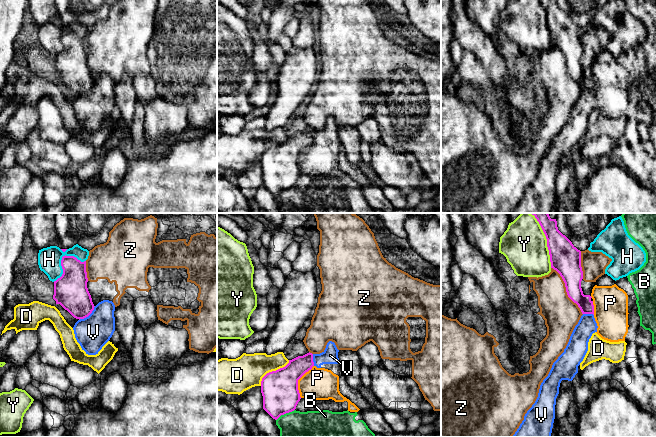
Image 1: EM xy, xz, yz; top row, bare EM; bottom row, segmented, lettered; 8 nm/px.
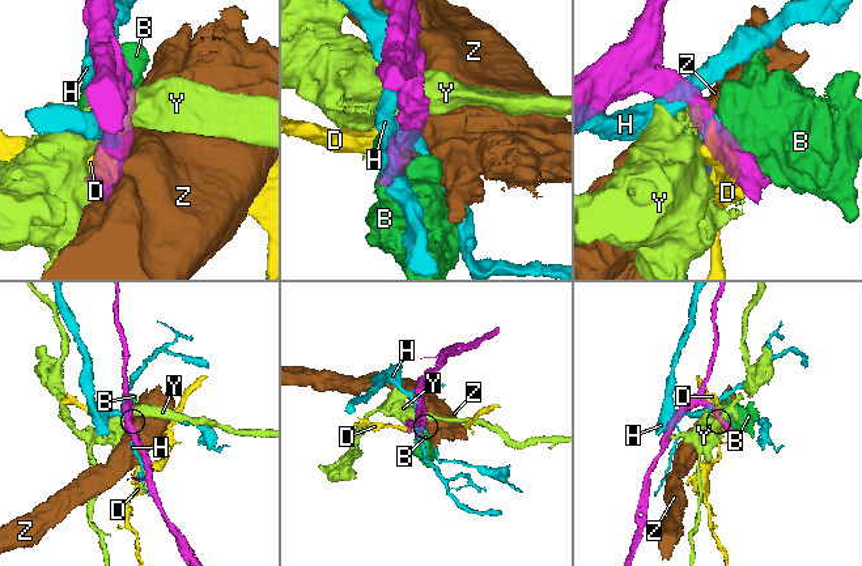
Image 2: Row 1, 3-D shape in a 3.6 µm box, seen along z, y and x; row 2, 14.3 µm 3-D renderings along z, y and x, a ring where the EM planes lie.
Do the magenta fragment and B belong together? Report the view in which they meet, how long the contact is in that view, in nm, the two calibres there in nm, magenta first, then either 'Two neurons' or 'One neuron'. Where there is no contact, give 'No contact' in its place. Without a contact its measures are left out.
Touches magenta in xz. Shared border 180 nm. Thickness 300 nm (magenta) against 400 nm. Two neurons

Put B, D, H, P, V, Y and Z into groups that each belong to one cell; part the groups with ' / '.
B P V / D / H / Y / Z

